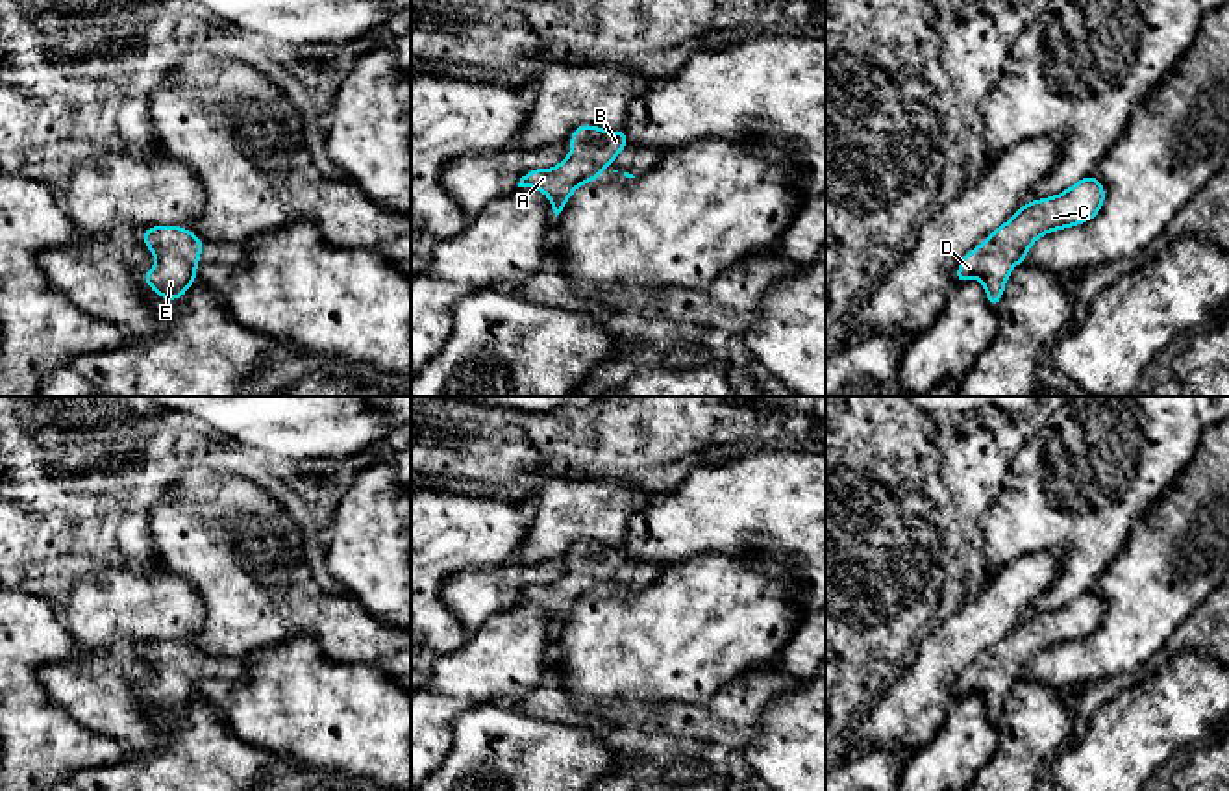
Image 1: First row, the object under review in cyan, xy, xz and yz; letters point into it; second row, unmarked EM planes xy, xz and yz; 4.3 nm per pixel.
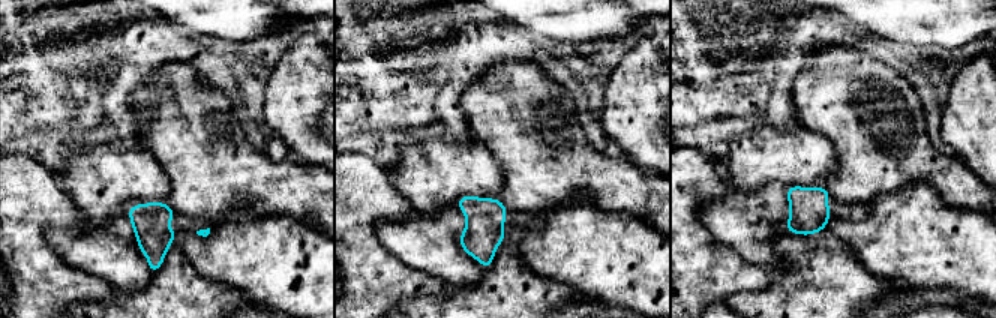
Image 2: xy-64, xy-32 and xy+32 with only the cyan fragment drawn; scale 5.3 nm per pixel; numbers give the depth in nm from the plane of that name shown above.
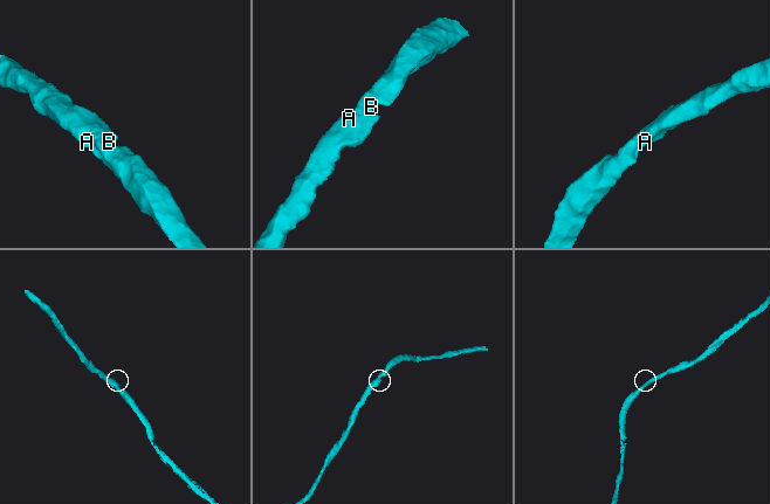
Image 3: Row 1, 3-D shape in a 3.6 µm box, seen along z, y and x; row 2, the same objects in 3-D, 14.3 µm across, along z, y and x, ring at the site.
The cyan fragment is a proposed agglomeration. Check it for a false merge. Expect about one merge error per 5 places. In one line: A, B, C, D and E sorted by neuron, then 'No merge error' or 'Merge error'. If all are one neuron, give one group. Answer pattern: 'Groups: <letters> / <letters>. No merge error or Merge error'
Groups: A B C D E. No merge error

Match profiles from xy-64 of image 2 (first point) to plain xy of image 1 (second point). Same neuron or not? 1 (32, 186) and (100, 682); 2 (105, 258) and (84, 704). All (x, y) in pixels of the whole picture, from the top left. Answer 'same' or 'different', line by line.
1: different
2: same

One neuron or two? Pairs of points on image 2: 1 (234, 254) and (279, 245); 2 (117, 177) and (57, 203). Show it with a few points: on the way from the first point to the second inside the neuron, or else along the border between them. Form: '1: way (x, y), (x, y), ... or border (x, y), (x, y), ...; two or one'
1: way (245, 252), (269, 252); one
2: border (54, 174), (56, 183), (89, 221); two

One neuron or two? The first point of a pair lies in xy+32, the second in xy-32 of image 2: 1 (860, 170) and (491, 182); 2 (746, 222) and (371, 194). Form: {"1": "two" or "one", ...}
{"1": "two", "2": "two"}

